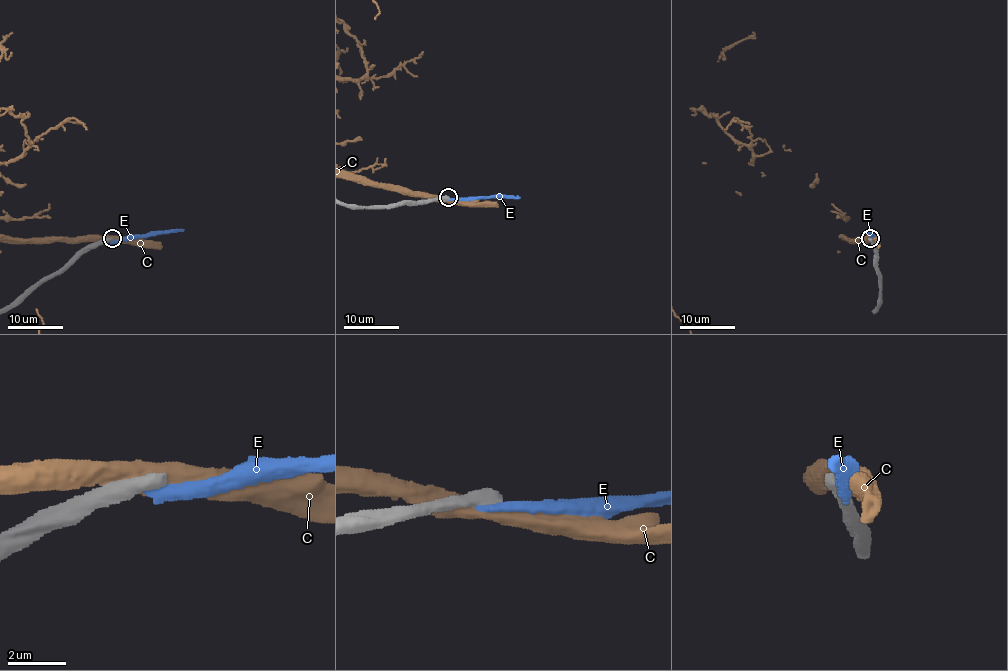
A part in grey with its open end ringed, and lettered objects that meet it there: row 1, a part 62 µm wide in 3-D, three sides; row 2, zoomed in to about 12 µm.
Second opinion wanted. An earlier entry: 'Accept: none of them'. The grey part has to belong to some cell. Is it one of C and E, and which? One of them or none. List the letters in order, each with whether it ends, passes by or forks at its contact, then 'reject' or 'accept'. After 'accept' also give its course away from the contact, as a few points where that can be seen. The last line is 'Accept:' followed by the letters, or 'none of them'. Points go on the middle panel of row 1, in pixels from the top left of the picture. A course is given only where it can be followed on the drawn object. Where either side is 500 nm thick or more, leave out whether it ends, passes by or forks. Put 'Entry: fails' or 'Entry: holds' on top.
Entry: holds
C: reject
E: reject
Accept: none of them

